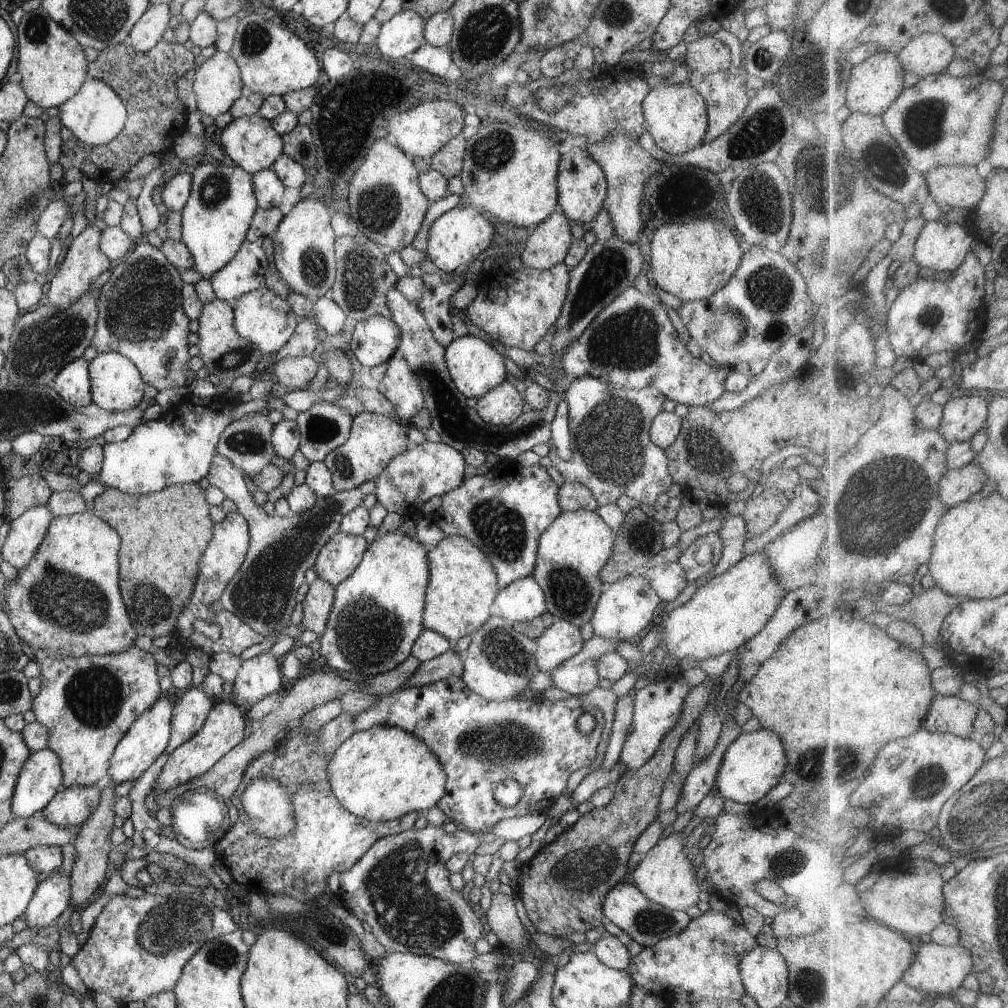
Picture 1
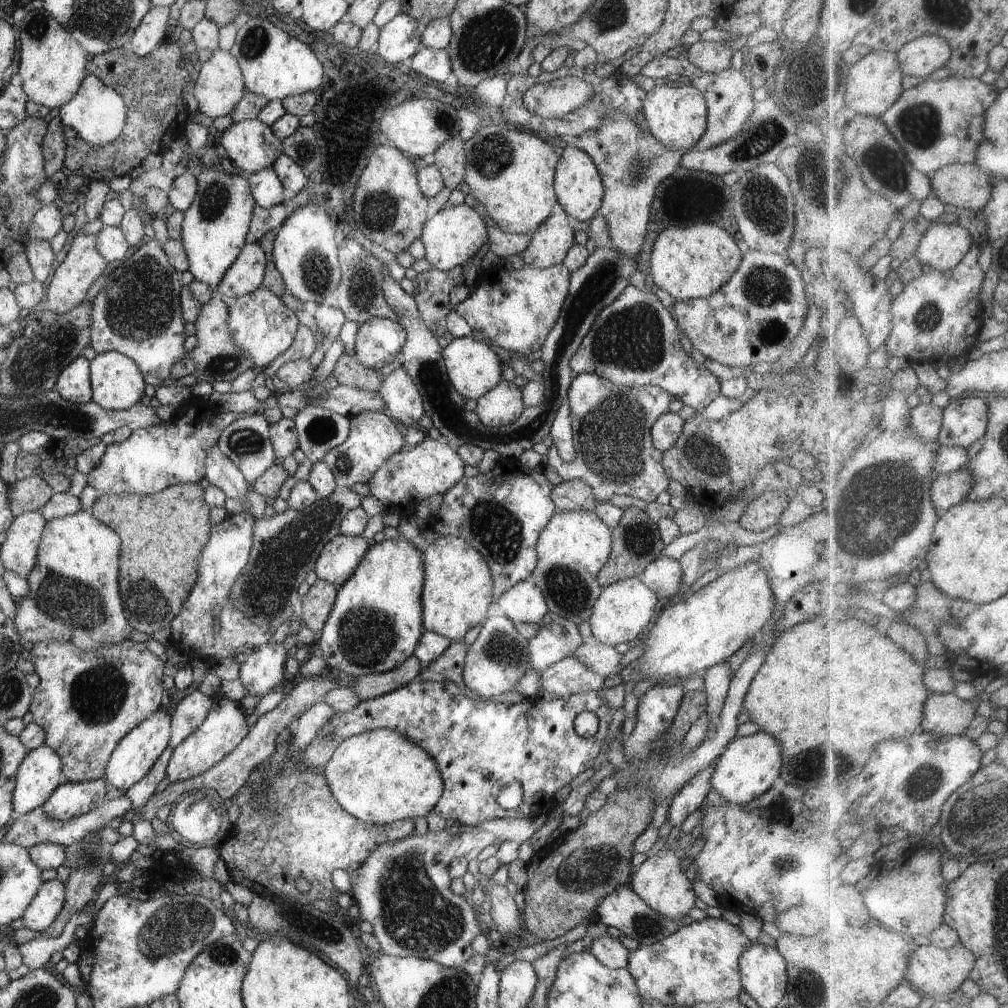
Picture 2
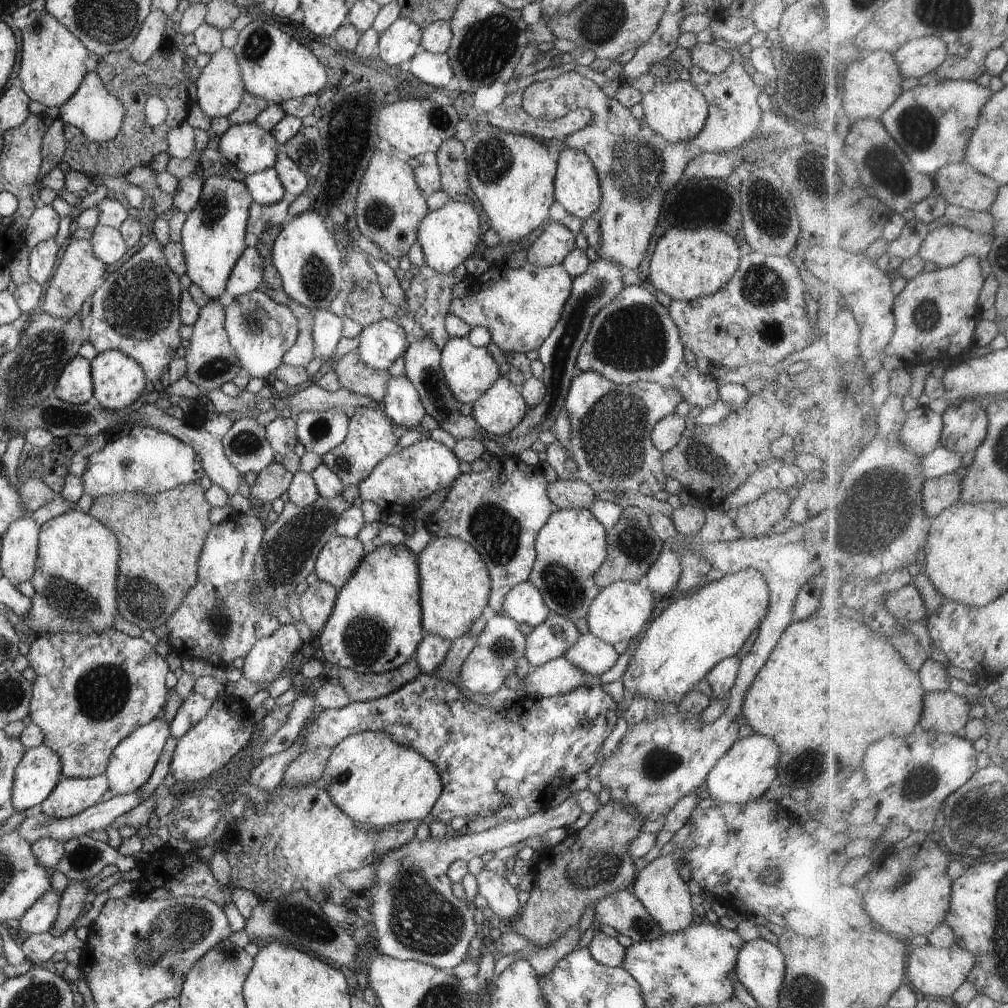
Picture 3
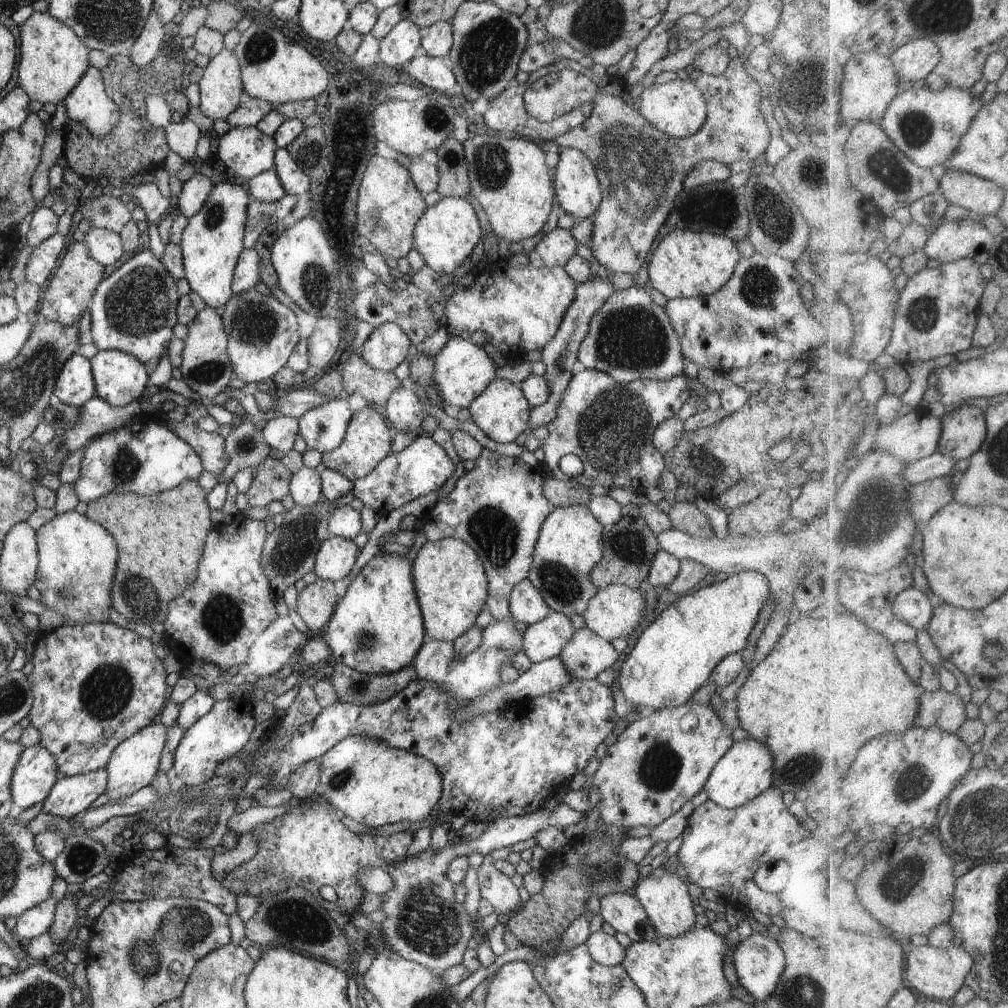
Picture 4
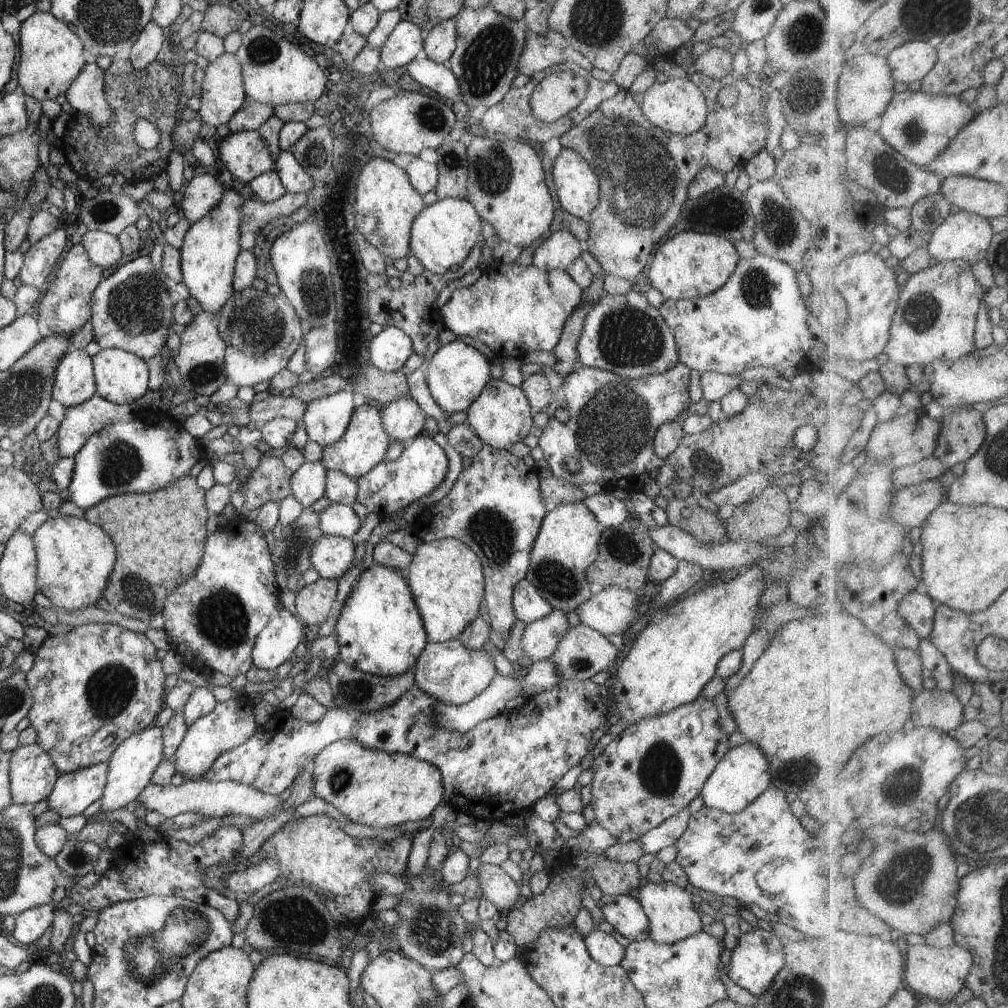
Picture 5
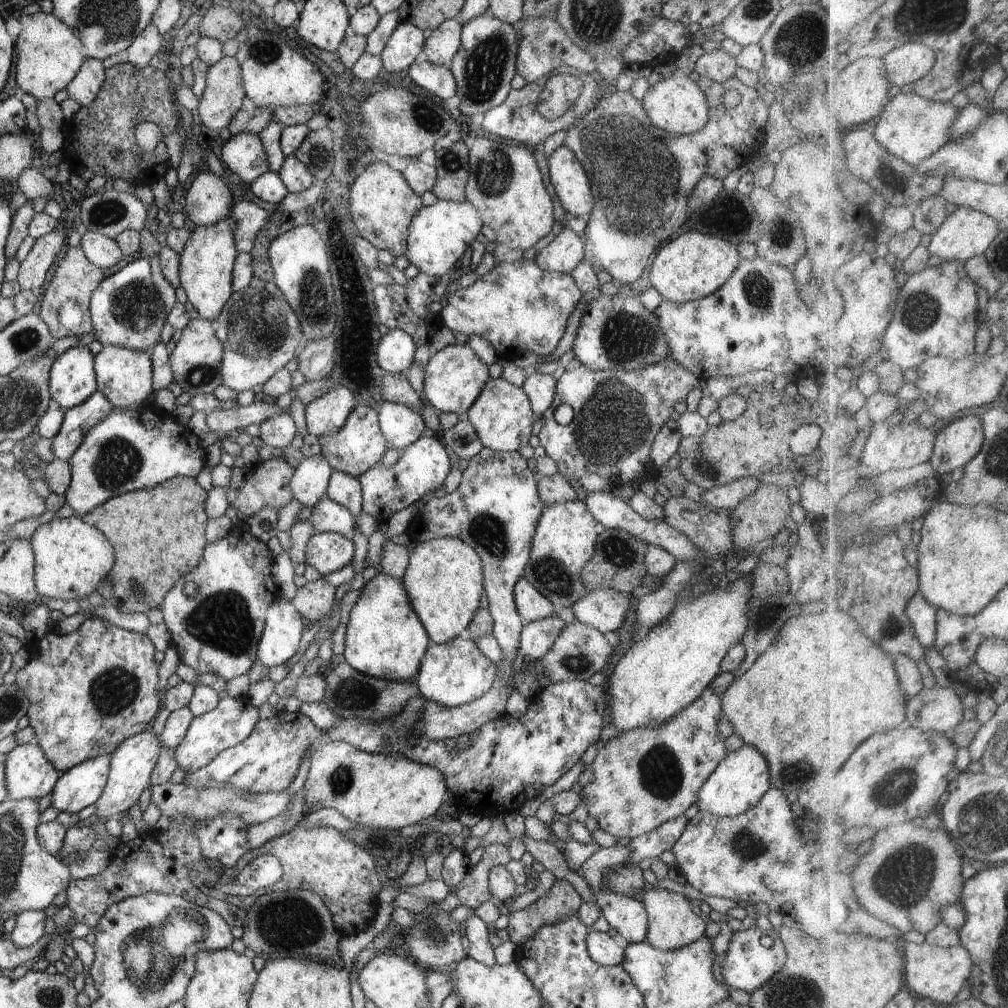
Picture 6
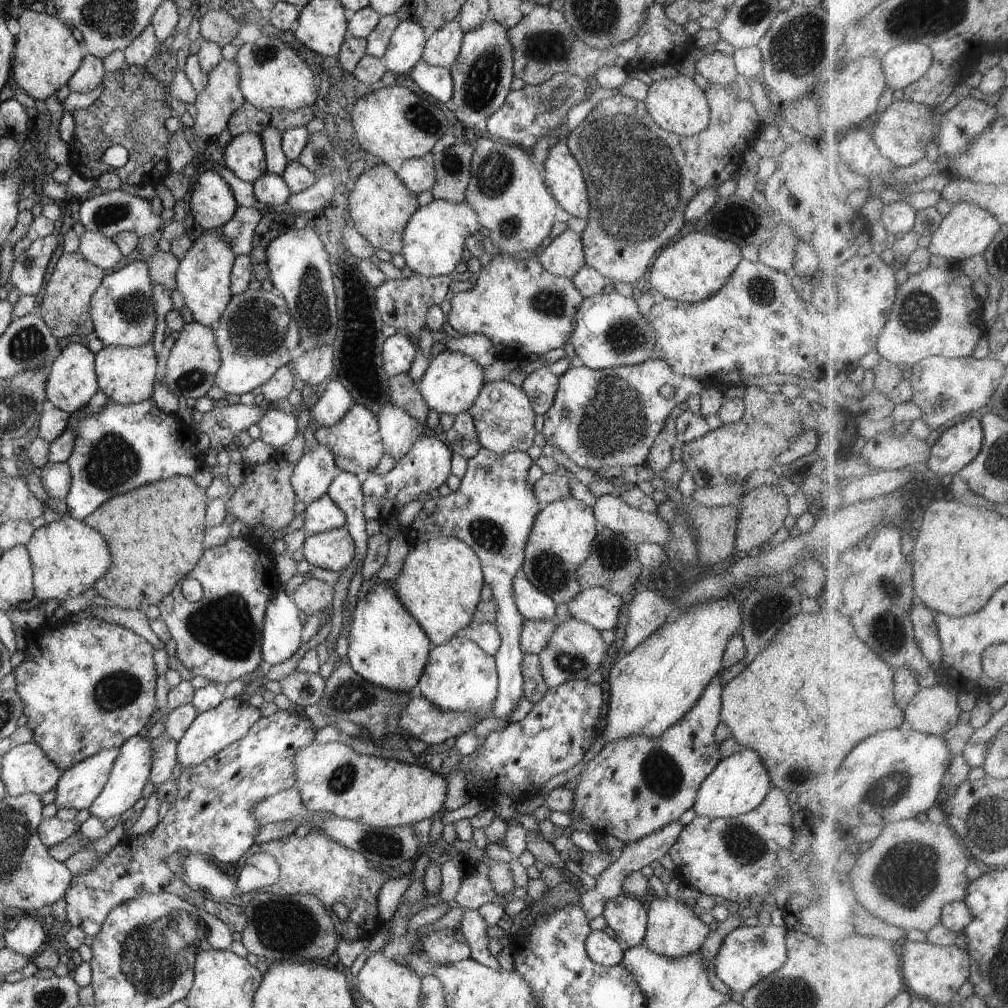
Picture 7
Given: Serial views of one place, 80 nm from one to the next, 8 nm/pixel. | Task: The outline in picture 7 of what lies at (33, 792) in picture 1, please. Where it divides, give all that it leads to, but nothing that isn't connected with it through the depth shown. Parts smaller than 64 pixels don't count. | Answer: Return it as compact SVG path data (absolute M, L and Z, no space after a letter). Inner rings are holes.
M34 741L15 745L1 757L1 778L13 797L24 793L42 796L55 789L61 776L60 767Z

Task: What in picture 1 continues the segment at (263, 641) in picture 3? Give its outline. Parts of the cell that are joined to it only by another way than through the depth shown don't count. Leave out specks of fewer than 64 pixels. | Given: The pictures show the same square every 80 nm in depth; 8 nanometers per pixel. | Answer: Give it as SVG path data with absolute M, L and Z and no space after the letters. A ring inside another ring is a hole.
M267 654L244 661L233 682L230 702L244 711L242 702L253 706L274 692L280 693L283 677L280 661L281 657Z

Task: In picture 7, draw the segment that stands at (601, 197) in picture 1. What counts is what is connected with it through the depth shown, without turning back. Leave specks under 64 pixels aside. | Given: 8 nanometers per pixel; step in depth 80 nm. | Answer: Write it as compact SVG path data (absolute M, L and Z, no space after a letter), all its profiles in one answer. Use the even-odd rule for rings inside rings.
M560 140L558 144L549 148L544 166L545 185L557 203L573 217L586 219L590 210L586 181L566 140Z

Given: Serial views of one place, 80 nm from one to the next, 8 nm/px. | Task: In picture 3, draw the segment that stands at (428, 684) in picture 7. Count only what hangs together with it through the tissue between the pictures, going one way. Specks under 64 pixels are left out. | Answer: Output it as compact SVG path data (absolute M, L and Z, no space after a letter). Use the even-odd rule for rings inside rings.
M490 613L486 628L477 637L476 646L460 668L456 686L472 694L494 694L516 671L518 660L525 656L525 647L526 637L518 629L518 623L505 614ZM424 634L414 654L420 674L434 675L434 672L442 666L442 662L445 662L450 645L447 639L440 636Z

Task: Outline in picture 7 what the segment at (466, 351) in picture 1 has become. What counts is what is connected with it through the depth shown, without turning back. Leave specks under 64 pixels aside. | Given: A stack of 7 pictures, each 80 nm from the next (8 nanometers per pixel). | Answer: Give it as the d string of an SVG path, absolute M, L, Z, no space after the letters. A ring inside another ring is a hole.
M445 350L429 361L426 372L419 380L418 389L429 410L438 414L459 415L474 404L485 385L484 368L473 358L460 351Z

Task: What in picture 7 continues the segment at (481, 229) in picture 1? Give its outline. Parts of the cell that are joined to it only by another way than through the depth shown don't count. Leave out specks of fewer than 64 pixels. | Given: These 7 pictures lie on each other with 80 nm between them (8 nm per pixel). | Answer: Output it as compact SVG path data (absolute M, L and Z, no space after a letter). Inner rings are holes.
M434 199L410 217L403 232L401 255L414 272L425 277L449 275L462 261L464 240L468 236L479 235L480 224L477 212L465 201L451 203L444 199Z

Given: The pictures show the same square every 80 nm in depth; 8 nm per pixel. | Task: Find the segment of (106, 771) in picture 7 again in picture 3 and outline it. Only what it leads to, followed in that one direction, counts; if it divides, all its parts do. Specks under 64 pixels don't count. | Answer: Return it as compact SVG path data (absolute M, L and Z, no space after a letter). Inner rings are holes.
M106 774L91 778L60 778L57 786L40 804L42 813L56 819L78 815L89 807L99 804L109 790Z

